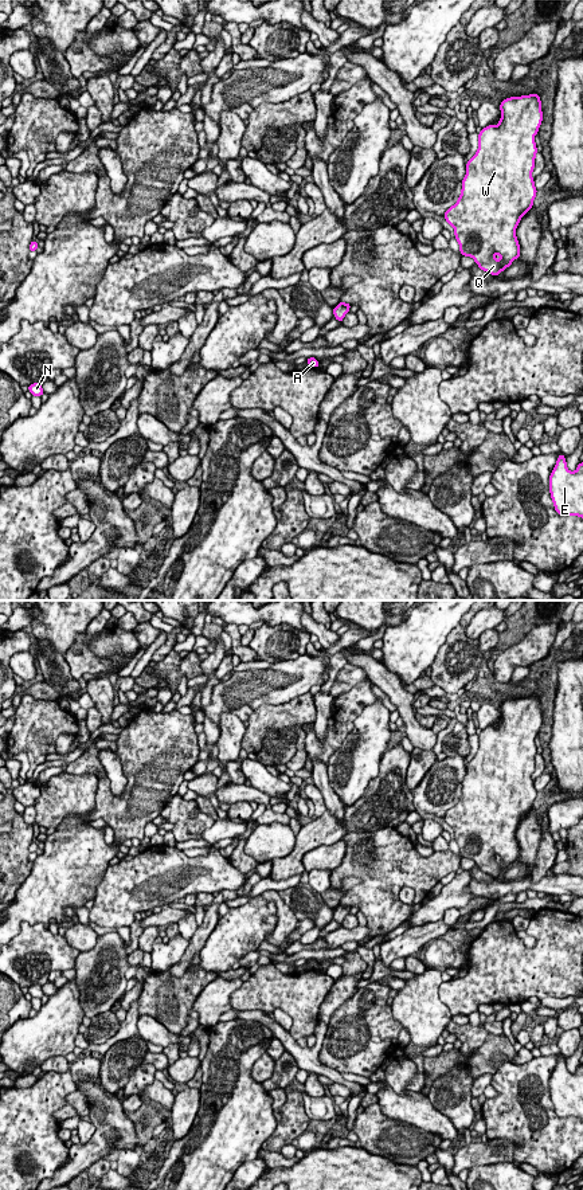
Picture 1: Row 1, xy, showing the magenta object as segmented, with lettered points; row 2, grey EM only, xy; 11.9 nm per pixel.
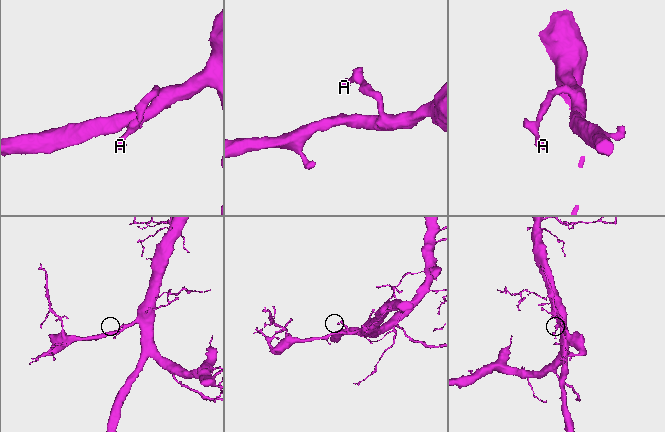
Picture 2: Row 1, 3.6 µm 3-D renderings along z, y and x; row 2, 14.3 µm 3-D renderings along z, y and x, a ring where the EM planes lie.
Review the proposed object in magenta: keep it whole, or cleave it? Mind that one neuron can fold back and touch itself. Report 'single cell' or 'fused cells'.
single cell

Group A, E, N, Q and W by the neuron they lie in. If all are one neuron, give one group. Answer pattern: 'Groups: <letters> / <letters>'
Groups: A E N Q W

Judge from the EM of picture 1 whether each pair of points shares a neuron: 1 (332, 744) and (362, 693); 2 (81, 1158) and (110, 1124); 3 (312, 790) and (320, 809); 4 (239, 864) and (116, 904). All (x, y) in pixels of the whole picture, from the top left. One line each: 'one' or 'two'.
1: one
2: one
3: one
4: two

